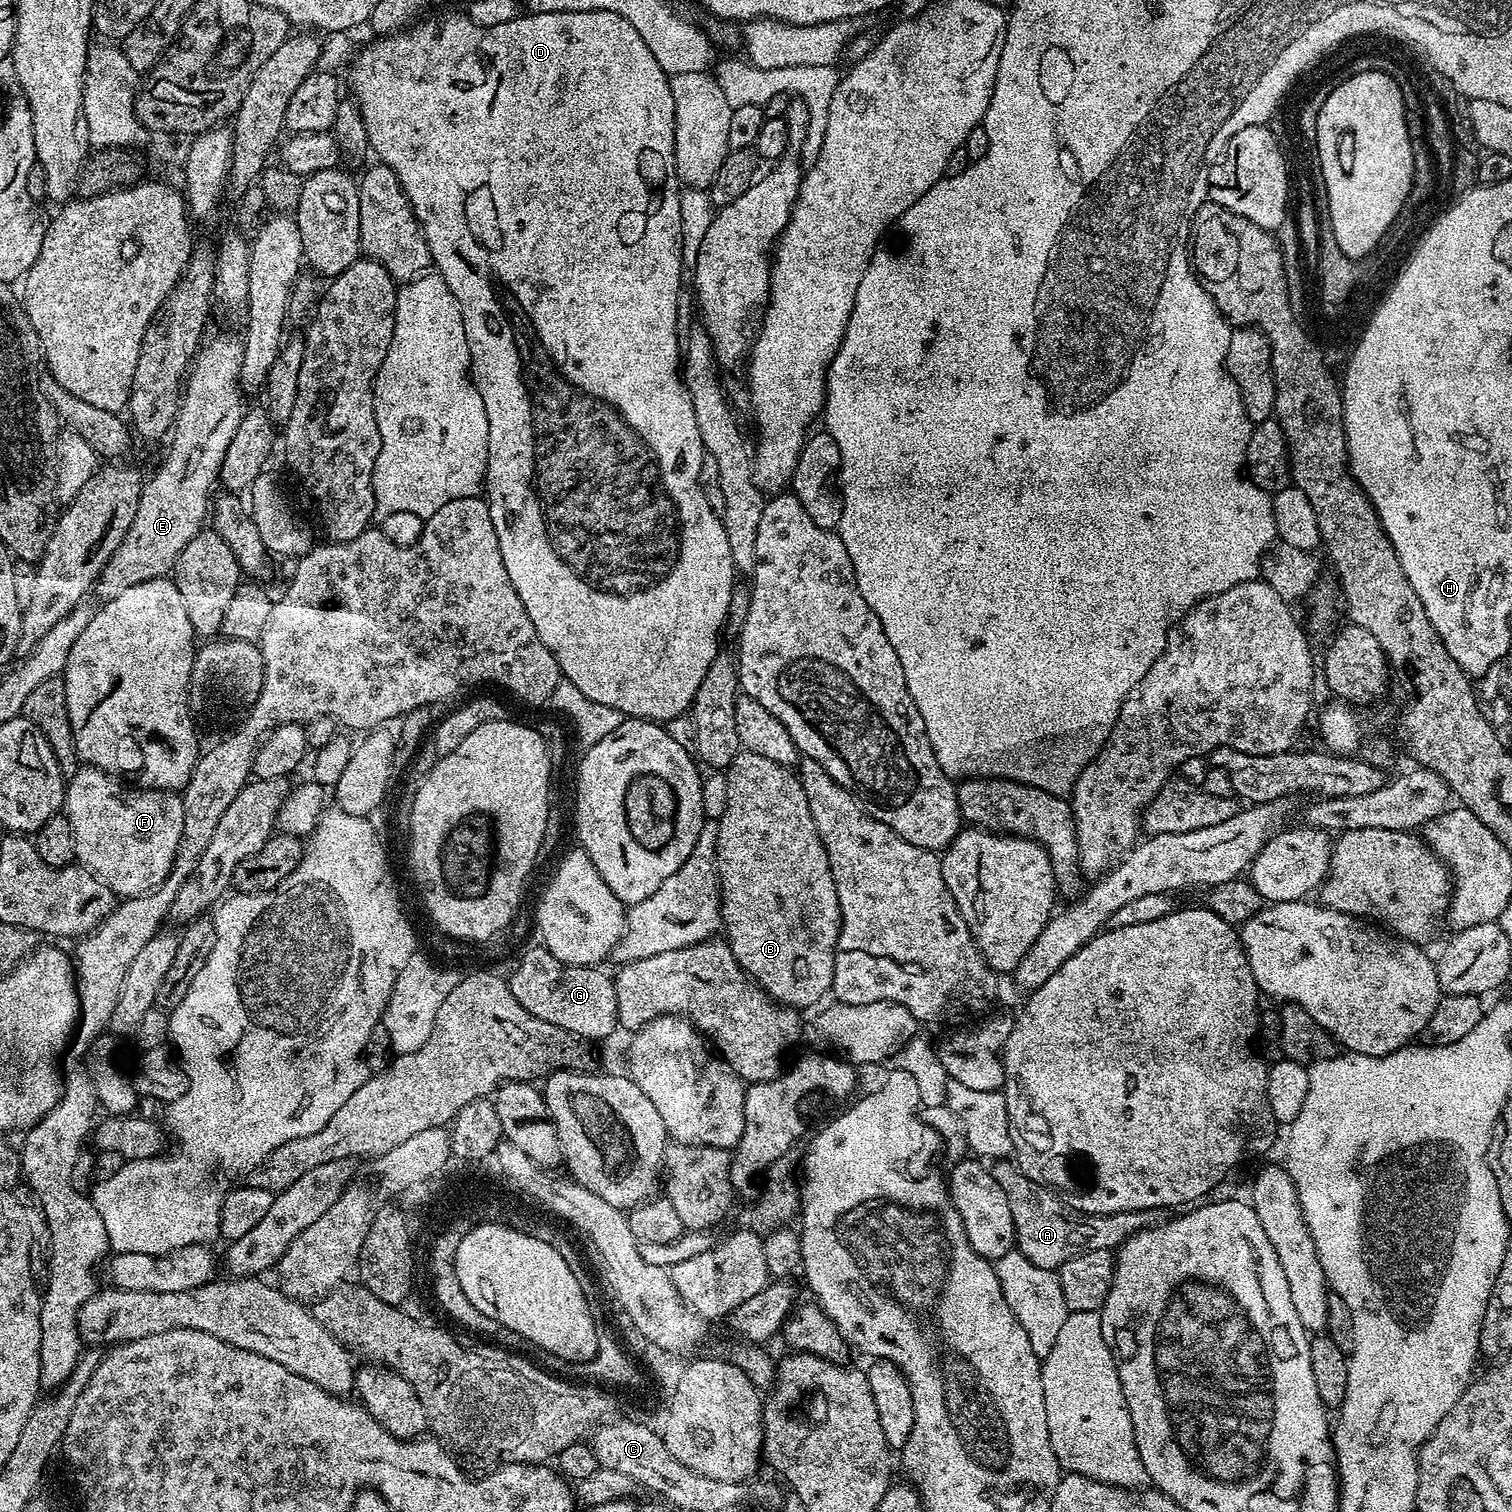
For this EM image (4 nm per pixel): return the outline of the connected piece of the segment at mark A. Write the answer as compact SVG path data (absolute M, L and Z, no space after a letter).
M1008 1162L993 1163L990 1171L998 1186L1006 1190L1006 1202L1010 1202L1010 1214L1014 1214L1015 1247L1036 1266L1058 1270L1067 1260L1083 1252L1119 1249L1135 1232L1154 1228L1166 1219L1163 1208L1114 1212L1111 1216L1081 1214L1071 1203L1063 1204L1060 1201L1063 1199L1053 1189L1026 1178L1015 1163L1004 1163Z

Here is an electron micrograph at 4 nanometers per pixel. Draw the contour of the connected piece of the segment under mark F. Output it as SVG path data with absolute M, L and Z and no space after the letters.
M77 767L75 774L67 777L62 812L74 830L76 860L106 882L117 897L145 896L166 882L176 861L176 851L184 840L184 798L174 792L127 792L120 783L111 772L103 772L101 768Z

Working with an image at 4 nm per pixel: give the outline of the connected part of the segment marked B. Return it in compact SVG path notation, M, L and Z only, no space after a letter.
M741 750L732 765L727 768L726 775L728 777L726 806L725 812L718 817L720 825L716 839L716 872L720 875L720 919L723 935L734 958L740 963L740 969L747 972L776 1003L805 1010L804 1008L818 1003L824 995L827 997L832 991L836 943L840 933L840 903L824 843L820 841L820 835L814 826L814 818L810 814L810 802L806 802L806 790L802 790L800 777L791 767L770 762L770 758L762 758L762 754Z

